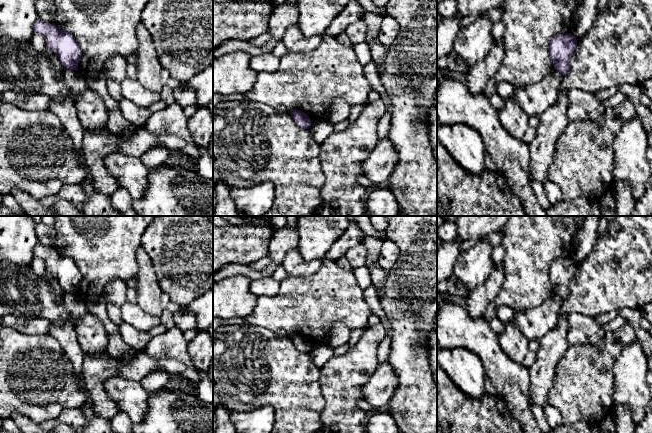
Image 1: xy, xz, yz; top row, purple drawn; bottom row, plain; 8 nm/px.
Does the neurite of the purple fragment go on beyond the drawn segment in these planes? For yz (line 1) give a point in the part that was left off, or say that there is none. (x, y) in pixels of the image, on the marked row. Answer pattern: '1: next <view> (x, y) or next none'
1: next none

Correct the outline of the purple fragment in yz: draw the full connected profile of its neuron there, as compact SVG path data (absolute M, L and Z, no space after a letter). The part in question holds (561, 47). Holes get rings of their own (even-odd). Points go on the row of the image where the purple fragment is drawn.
M571 33L554 36L549 44L549 54L553 61L554 69L562 75L569 71L569 60L573 54L577 40Z

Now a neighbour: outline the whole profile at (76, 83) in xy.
M64 69L64 84L69 89L69 96L75 101L77 96L88 88L85 76L81 75L78 71Z

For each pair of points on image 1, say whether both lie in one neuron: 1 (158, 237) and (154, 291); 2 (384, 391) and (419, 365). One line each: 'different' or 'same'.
1: different
2: different

